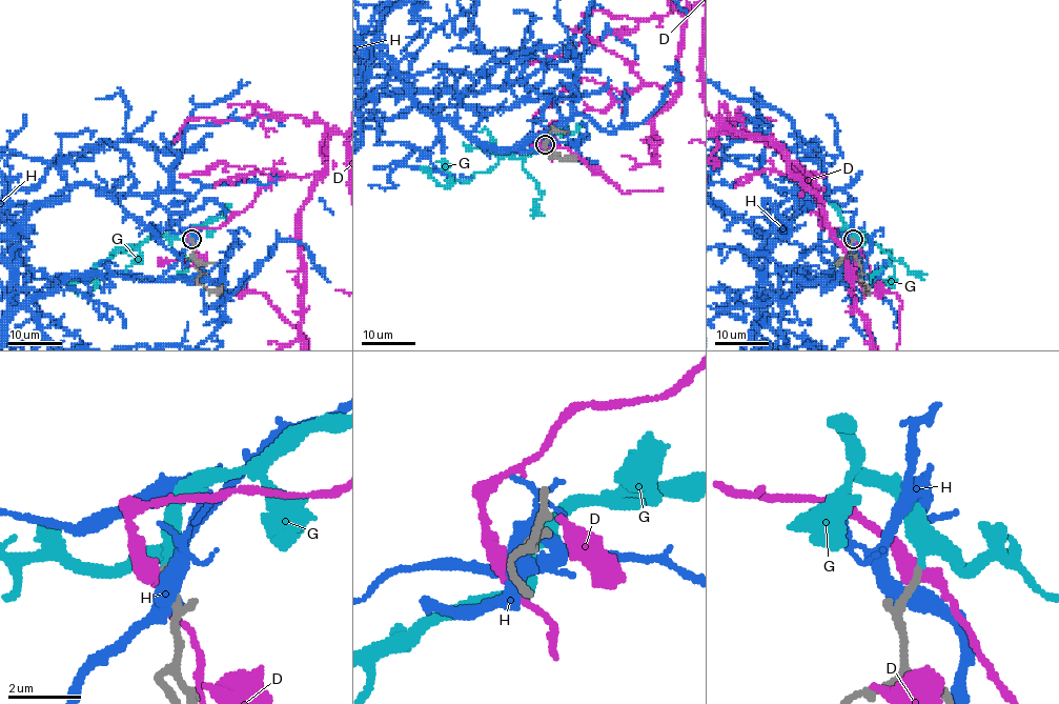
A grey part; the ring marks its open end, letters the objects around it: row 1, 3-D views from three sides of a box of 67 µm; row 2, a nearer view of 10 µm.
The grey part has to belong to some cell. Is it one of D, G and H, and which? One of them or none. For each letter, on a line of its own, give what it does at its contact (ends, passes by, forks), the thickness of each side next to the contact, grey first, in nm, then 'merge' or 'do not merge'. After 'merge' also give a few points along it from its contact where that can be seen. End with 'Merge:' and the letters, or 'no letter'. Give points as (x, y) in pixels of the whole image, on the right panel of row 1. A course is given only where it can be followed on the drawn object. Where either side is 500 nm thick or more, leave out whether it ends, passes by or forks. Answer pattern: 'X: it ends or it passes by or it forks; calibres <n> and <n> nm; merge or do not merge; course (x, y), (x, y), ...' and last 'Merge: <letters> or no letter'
D: it passes by; calibres 200 and 400 nm; do not merge
G: it passes by; calibres 200 and 220 nm; merge
H: calibres 320 and 500 nm; do not merge
Merge: G

